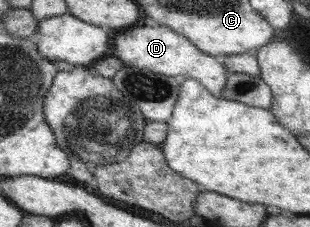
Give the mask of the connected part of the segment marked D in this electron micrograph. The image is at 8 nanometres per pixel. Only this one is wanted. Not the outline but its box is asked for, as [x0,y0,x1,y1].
[113,25,229,96]

